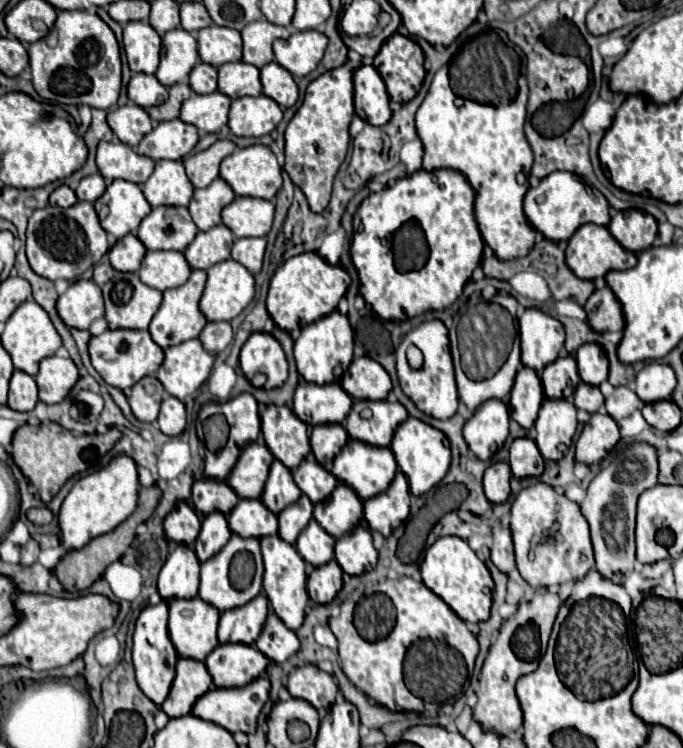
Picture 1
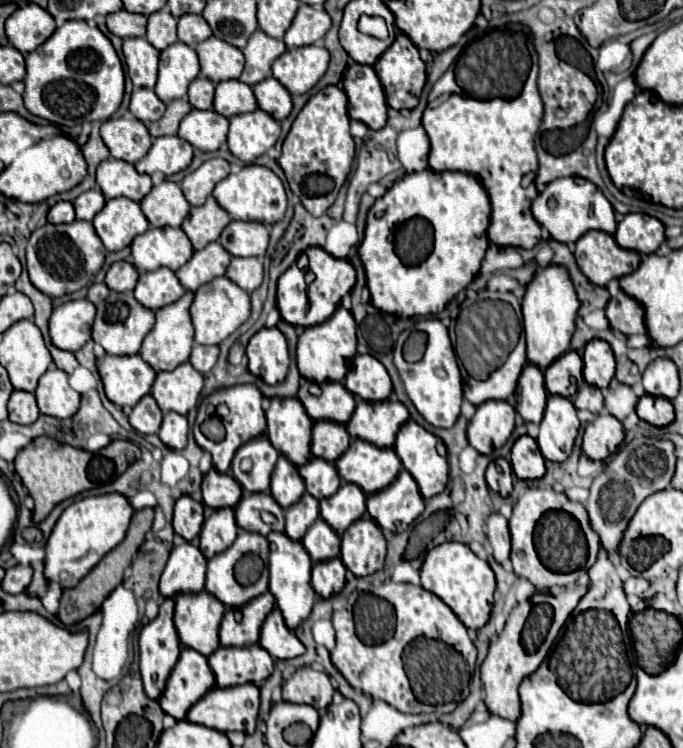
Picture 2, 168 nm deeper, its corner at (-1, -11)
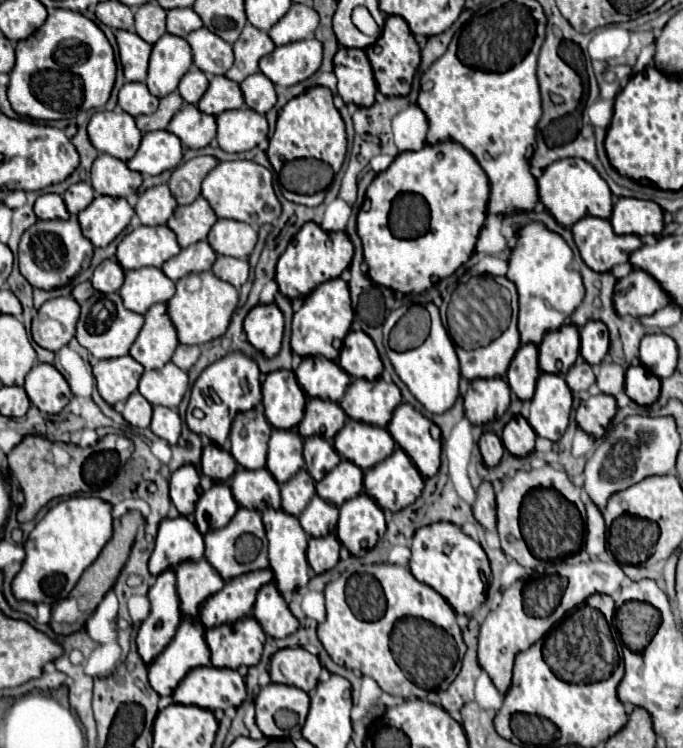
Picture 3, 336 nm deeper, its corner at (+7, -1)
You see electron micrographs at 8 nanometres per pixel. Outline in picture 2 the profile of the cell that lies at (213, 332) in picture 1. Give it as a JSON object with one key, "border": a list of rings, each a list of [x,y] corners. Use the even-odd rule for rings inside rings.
{"border":[[[194,344],[192,348],[192,354],[188,358],[188,362],[200,372],[200,374],[206,374],[214,368],[216,360],[218,360],[218,346],[200,346],[200,344]]]}

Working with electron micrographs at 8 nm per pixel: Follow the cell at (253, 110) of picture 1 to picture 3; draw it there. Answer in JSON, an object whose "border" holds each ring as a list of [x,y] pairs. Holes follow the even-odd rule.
{"border":[[[252,108],[226,110],[216,116],[218,144],[226,152],[246,152],[268,136],[268,120]]]}

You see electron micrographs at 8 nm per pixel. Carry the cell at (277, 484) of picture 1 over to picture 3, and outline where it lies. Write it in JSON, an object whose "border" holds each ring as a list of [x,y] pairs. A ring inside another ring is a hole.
{"border":[[[274,430],[268,444],[266,468],[278,484],[288,482],[304,466],[302,438],[296,430]]]}

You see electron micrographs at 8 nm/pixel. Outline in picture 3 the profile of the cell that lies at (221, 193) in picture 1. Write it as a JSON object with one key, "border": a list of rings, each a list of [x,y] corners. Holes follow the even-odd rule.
{"border":[[[198,196],[192,204],[178,206],[168,220],[168,228],[174,230],[178,244],[182,248],[206,240],[212,224],[218,220],[214,210],[210,208],[208,200],[204,196]]]}

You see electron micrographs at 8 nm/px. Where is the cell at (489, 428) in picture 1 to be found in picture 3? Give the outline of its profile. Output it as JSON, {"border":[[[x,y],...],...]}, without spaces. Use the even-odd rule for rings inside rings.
{"border":[[[474,380],[464,396],[466,418],[474,426],[500,420],[510,406],[510,388],[504,380]]]}

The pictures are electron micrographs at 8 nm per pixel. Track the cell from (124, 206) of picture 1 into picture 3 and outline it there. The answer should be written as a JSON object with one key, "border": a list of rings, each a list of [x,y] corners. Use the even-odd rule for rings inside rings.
{"border":[[[94,196],[92,204],[78,214],[82,234],[94,246],[108,246],[134,218],[134,208],[126,198]]]}

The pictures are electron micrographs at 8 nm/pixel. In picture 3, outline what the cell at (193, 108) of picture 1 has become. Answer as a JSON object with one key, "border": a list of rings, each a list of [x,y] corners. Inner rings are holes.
{"border":[[[194,104],[182,106],[166,128],[176,134],[188,148],[204,148],[216,136],[216,118],[200,112]]]}

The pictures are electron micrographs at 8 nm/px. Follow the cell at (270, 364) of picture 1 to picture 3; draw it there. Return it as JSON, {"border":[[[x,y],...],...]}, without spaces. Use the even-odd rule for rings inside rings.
{"border":[[[276,304],[268,306],[254,306],[246,320],[244,320],[244,332],[248,342],[260,350],[266,358],[272,358],[280,350],[282,342],[282,330],[284,330],[284,318]]]}

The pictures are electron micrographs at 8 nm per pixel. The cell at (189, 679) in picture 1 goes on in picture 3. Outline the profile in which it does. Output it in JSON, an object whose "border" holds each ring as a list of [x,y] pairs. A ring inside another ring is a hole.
{"border":[[[182,620],[182,624],[178,626],[176,636],[172,638],[172,642],[162,650],[162,654],[148,666],[148,678],[150,678],[150,686],[160,694],[160,696],[172,696],[172,692],[176,690],[176,686],[184,680],[184,676],[192,670],[192,668],[200,668],[200,666],[210,666],[210,654],[208,654],[208,646],[204,642],[204,626],[200,622],[192,622],[192,620]]]}

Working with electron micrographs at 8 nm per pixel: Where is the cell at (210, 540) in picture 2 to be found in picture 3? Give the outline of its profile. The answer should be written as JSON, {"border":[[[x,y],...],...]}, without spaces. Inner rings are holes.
{"border":[[[214,484],[210,490],[202,494],[194,510],[194,522],[200,534],[224,528],[232,516],[236,514],[238,506],[232,498],[228,484]]]}

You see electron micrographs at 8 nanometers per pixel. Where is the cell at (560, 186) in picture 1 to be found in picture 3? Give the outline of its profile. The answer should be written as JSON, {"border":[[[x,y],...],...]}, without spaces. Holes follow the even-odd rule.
{"border":[[[564,158],[554,162],[538,178],[538,196],[546,210],[556,218],[564,228],[570,228],[584,216],[610,218],[612,214],[612,192],[600,174],[582,158]]]}

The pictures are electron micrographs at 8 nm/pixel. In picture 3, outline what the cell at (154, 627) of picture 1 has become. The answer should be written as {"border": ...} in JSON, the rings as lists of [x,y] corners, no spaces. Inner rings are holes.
{"border":[[[166,570],[156,578],[156,584],[148,592],[150,614],[140,624],[136,646],[144,664],[150,664],[174,638],[180,626],[180,608],[176,594],[174,570]]]}

